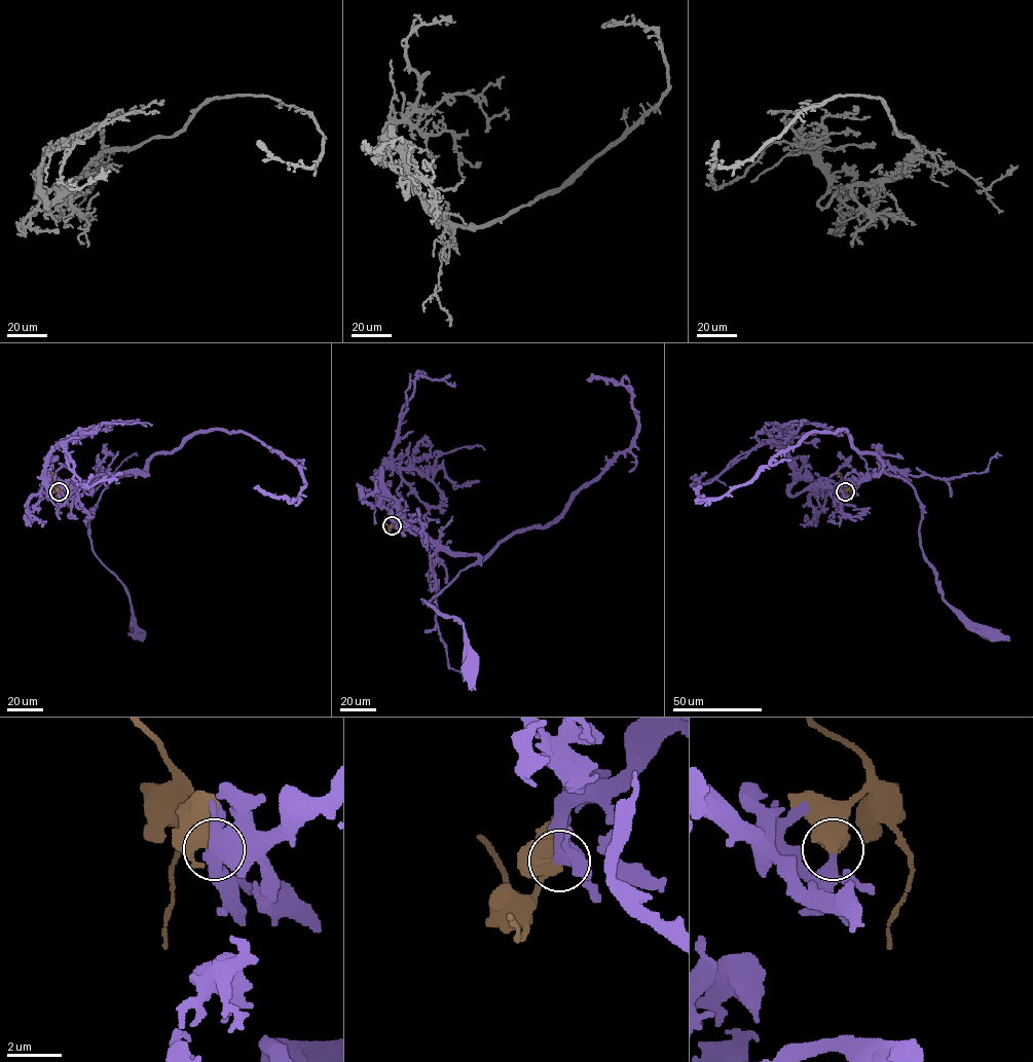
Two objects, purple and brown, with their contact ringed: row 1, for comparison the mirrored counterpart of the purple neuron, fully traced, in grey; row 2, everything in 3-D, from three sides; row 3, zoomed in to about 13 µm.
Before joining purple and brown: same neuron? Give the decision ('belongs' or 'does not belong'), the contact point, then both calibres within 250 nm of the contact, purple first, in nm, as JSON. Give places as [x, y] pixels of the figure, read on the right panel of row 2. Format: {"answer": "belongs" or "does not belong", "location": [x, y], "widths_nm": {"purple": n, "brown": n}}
{"answer": "does not belong", "location": [845, 491], "widths_nm": {"purple": 400, "brown": 480}}

